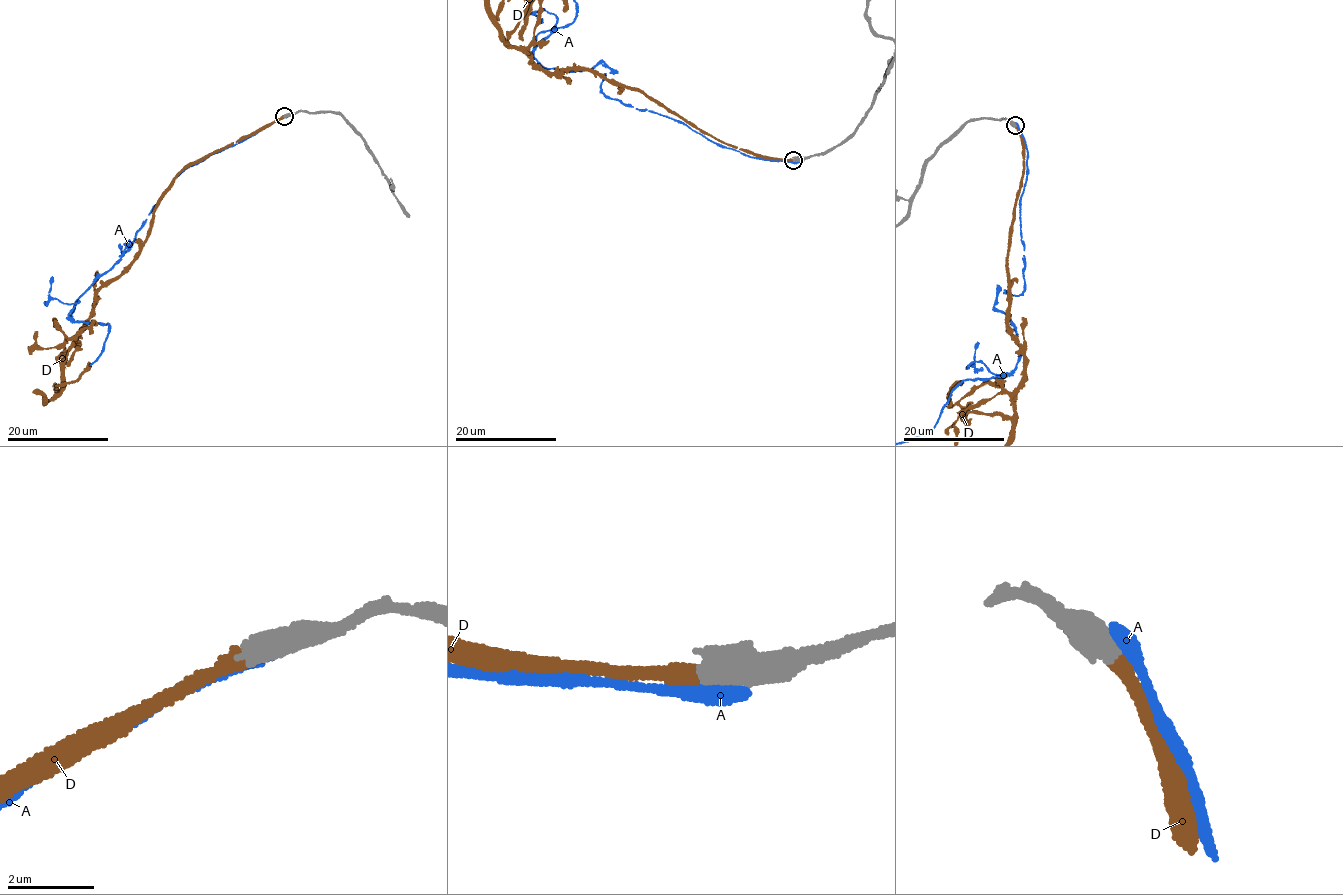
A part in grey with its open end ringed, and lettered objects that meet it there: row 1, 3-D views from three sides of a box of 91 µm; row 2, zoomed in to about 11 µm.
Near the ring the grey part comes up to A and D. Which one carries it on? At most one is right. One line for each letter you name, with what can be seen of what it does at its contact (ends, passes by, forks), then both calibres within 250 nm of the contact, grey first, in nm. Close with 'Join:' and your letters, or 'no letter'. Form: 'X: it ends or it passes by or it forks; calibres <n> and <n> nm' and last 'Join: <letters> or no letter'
D: it ends; calibres 550 and 380 nm
Join: D

